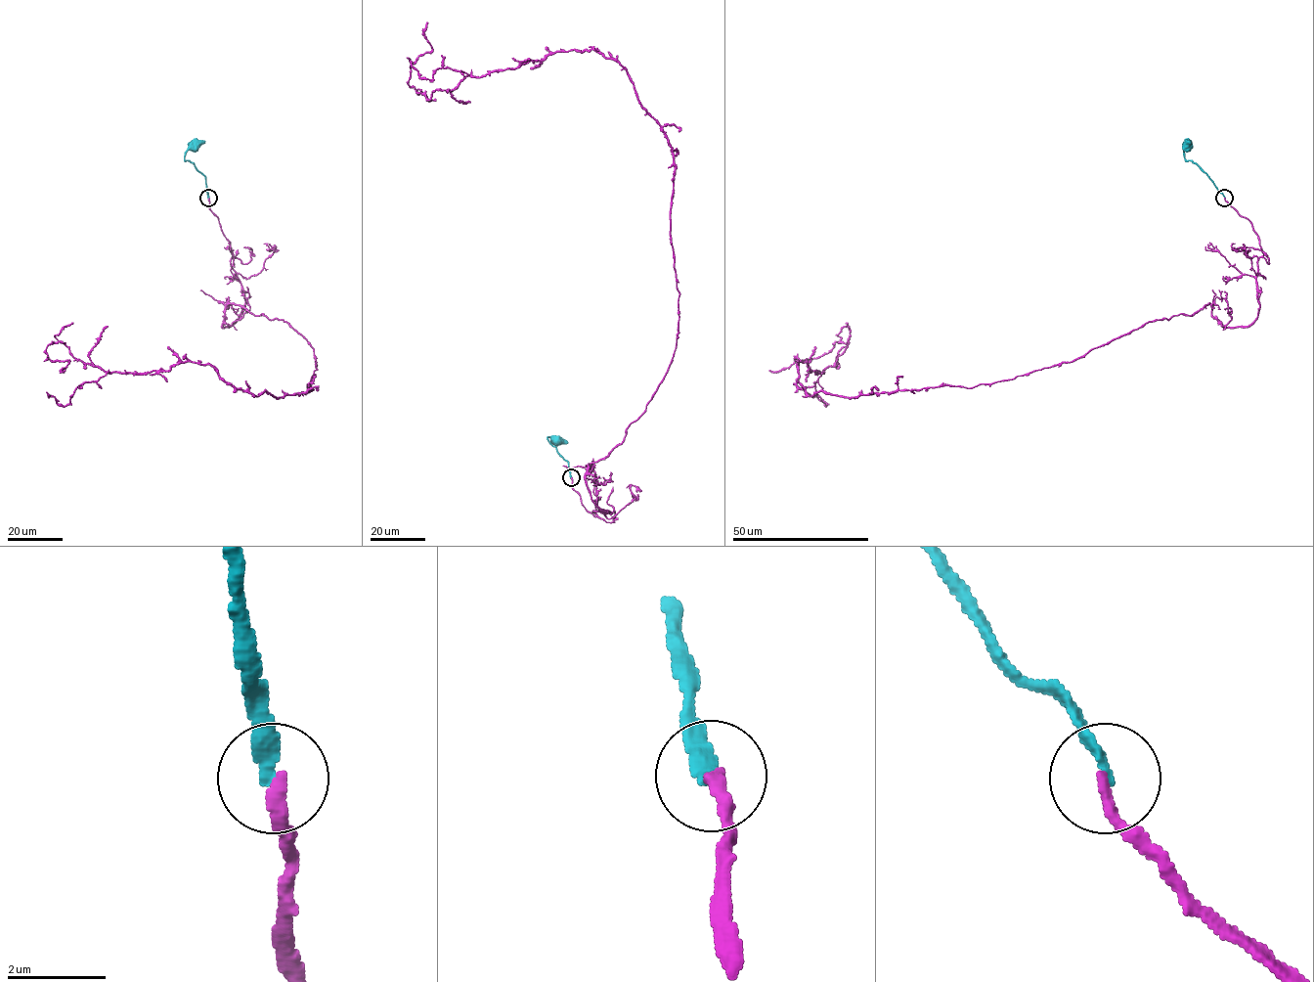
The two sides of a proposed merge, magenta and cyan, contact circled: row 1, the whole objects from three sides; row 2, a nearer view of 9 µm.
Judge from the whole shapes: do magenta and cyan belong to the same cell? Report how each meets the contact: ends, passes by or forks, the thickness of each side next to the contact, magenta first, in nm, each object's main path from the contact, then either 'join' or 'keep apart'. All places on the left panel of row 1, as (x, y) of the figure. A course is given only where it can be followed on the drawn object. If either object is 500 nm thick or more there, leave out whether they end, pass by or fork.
magenta ends there; cyan ends there; 260 nm thick on the magenta side, 260 nm on the other; magenta runs (208, 199), (244, 299), (222, 326), (228, 304), (285, 321), (311, 390), (53, 342), (65, 370); cyan runs (208, 199), (206, 178), (193, 163), (184, 159), (184, 153), (193, 145); keep apart

